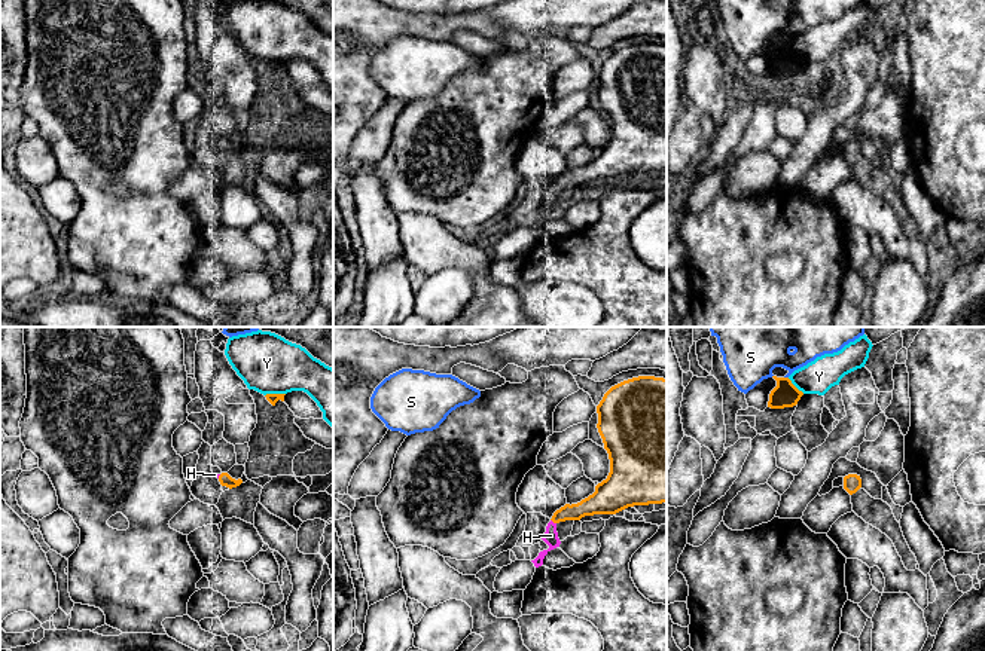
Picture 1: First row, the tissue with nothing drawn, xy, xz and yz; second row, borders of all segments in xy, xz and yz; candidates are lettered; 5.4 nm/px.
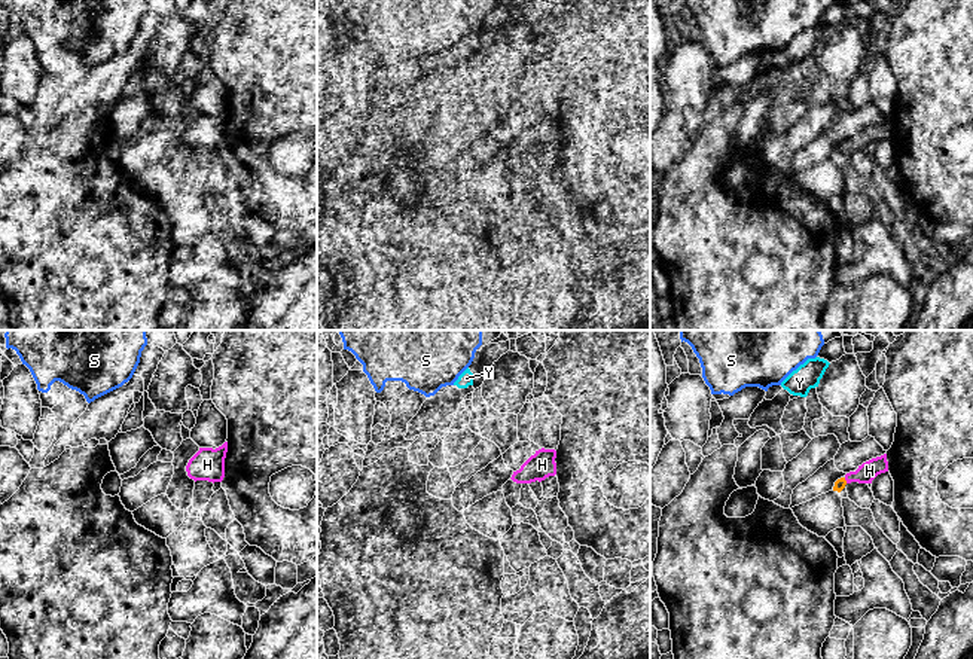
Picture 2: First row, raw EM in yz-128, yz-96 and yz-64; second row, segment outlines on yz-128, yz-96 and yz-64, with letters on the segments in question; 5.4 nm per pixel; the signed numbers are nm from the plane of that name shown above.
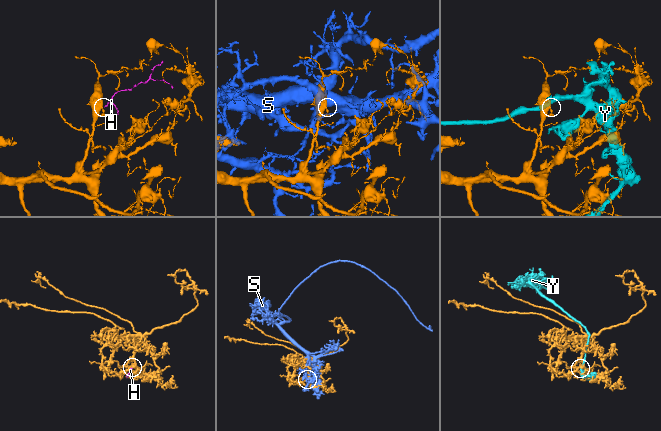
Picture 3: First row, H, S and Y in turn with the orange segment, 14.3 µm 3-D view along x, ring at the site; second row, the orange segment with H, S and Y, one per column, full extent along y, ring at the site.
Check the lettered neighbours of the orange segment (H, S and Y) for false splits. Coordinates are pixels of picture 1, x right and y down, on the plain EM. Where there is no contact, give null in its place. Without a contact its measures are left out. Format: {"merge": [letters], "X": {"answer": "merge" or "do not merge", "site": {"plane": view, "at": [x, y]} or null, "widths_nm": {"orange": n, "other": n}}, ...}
{"merge": ["H"], "H": {"answer": "merge", "site": {"plane": "xz", "at": [554, 189]}, "widths_nm": {"orange": 110, "other": 80}}, "S": {"answer": "do not merge", "site": {"plane": "yz", "at": [786, 45]}, "widths_nm": {"orange": 140, "other": 280}}, "Y": {"answer": "do not merge", "site": {"plane": "xy", "at": [274, 61]}, "widths_nm": {"orange": 60, "other": 320}}}

